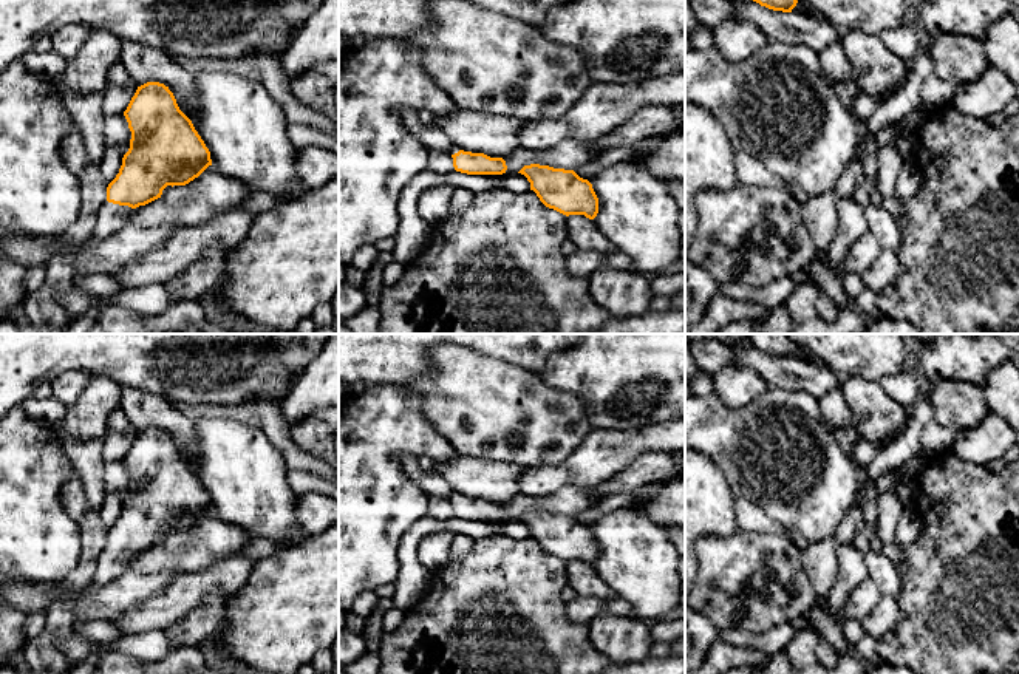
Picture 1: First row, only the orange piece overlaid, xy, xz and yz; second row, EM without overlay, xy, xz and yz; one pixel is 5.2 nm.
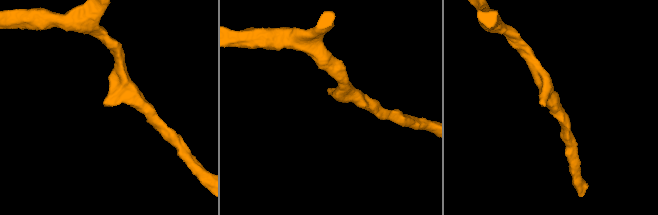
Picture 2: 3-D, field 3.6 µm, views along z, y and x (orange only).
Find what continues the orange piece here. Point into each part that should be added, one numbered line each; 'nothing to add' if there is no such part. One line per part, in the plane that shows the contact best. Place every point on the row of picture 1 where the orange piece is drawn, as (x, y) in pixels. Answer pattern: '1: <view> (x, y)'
1: xy (112, 217)

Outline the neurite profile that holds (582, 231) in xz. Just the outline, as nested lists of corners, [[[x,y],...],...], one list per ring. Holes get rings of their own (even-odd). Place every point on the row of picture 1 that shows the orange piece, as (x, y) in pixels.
[[[584,215],[567,216],[567,240],[577,250],[615,252],[617,247]]]

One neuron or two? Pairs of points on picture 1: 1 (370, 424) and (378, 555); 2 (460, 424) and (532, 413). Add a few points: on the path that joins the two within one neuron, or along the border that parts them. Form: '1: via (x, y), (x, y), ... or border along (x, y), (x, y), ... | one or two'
1: via (370, 456), (374, 523) | one
2: via (478, 413), (514, 413) | one

